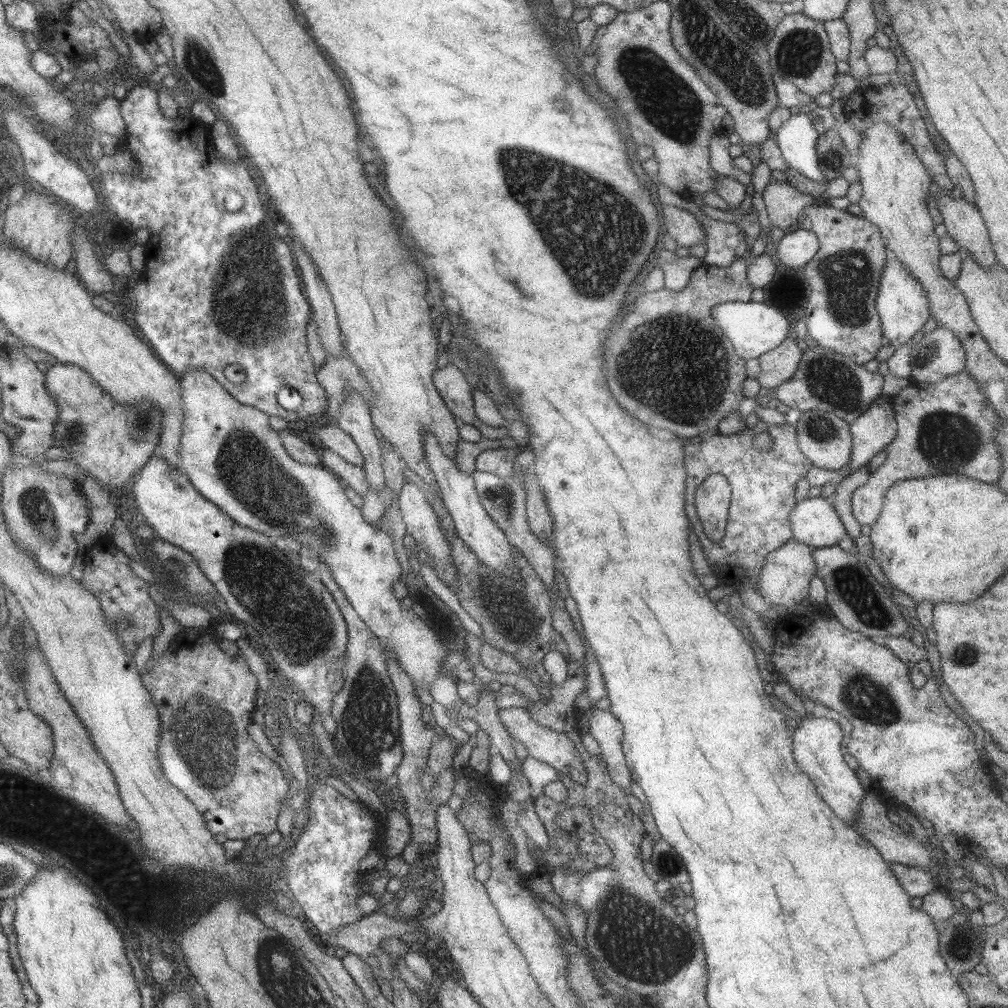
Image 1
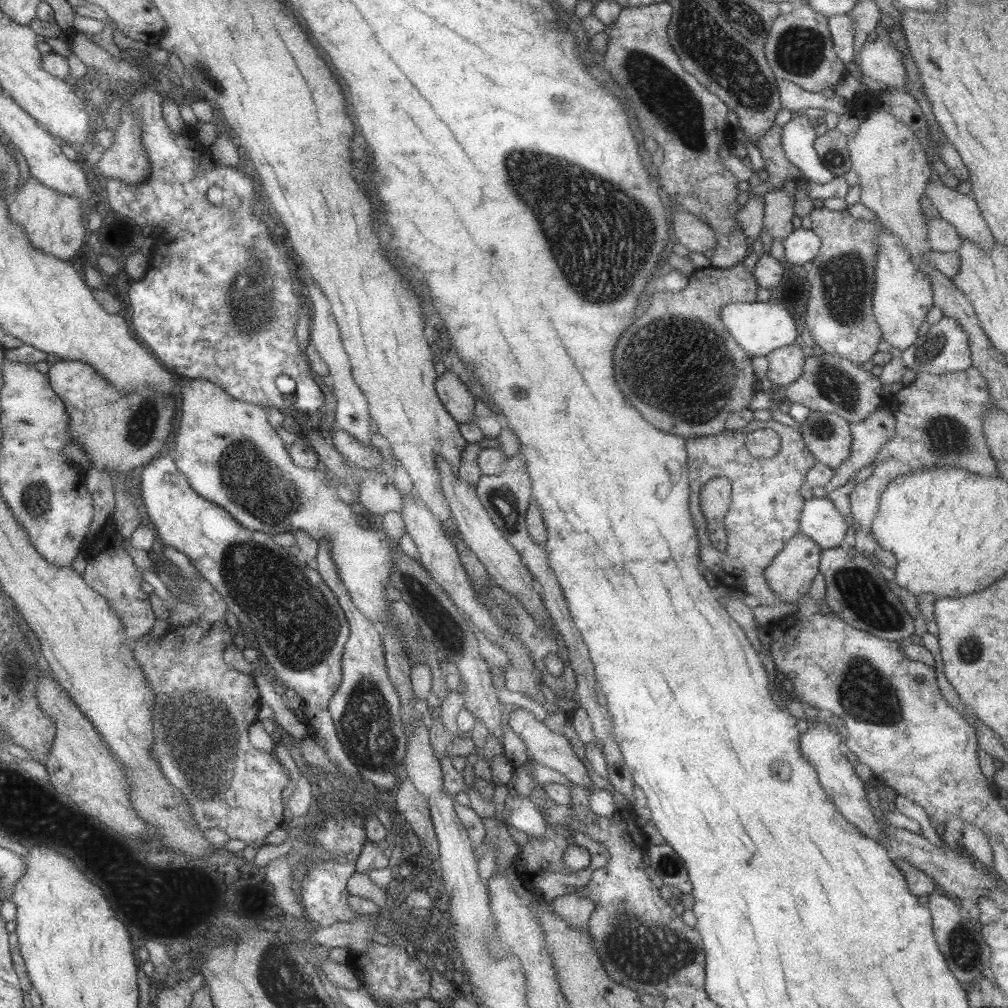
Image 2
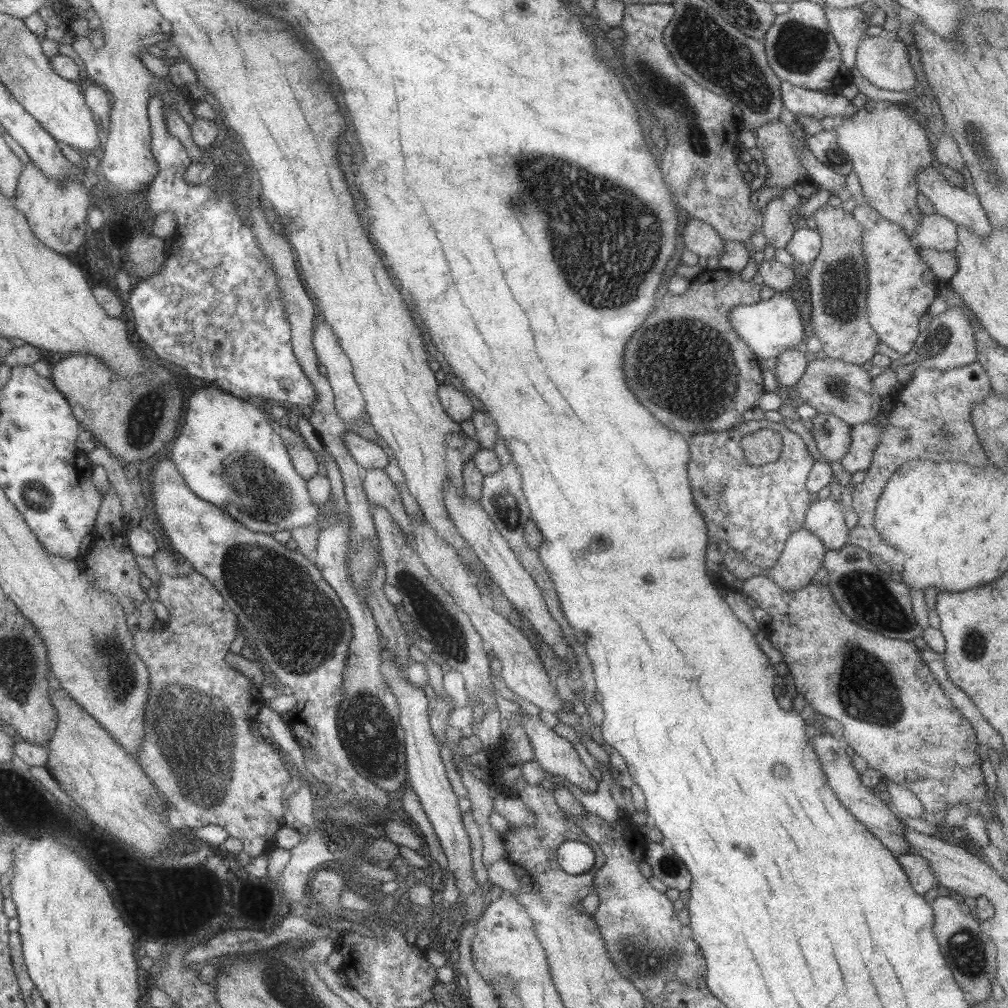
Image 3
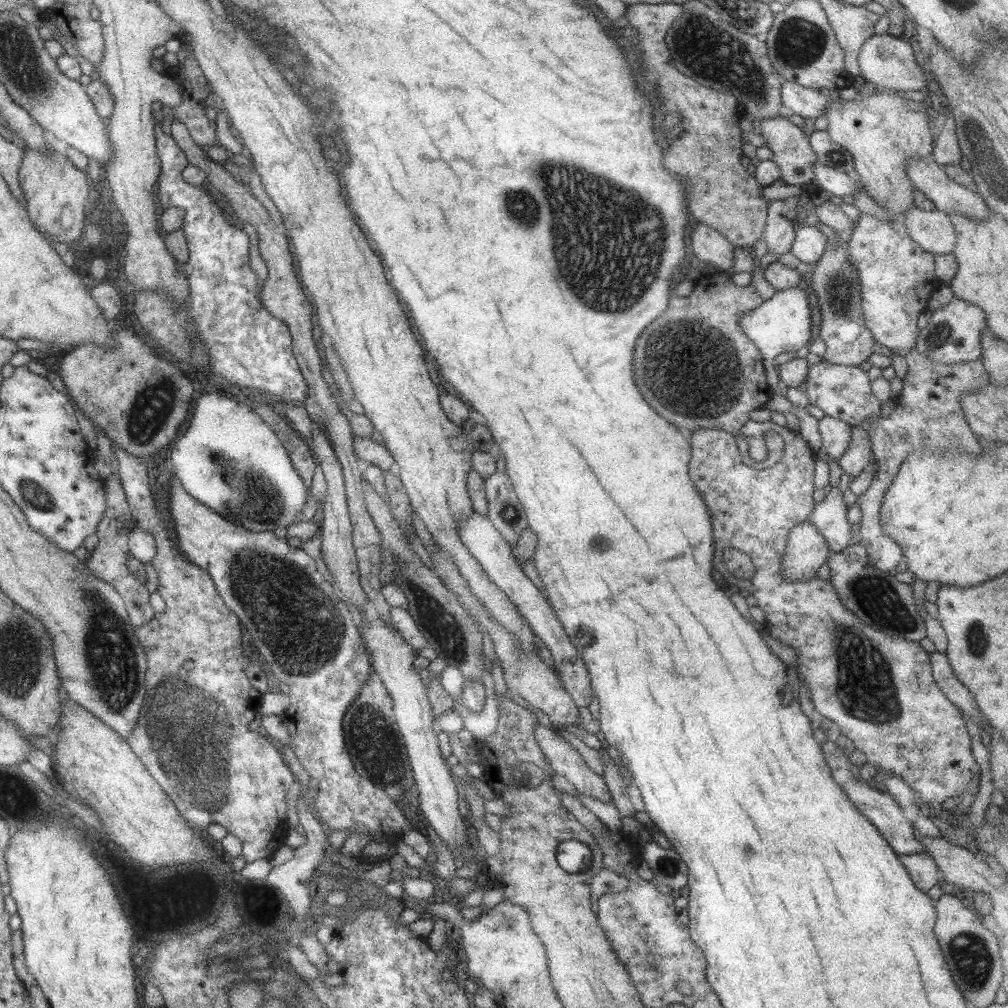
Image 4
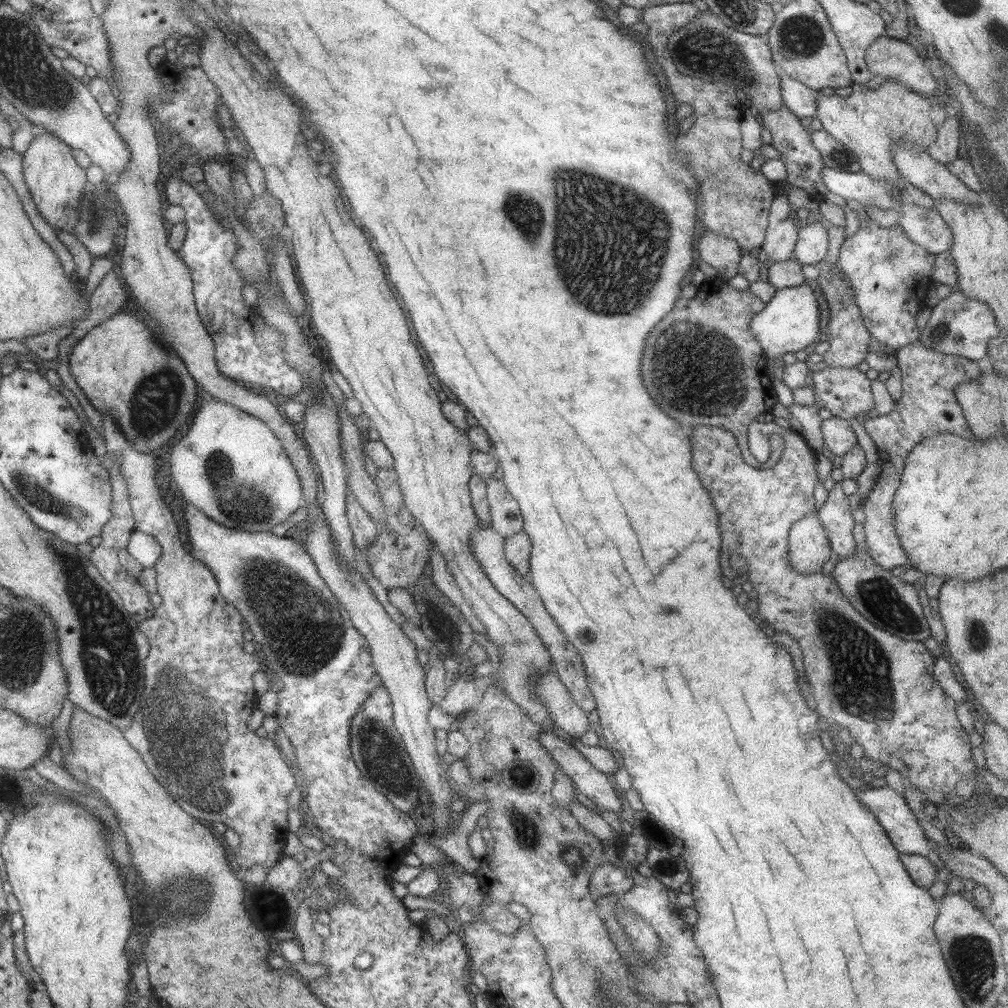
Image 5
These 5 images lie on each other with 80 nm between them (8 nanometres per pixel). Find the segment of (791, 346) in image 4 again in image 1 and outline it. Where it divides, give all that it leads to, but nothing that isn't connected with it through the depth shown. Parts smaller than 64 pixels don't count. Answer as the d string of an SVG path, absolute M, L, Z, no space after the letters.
M722 302L710 308L710 316L713 323L717 324L722 334L731 342L735 355L743 361L757 359L761 354L773 350L789 333L789 322L785 320L785 316L777 308L765 306L762 302Z

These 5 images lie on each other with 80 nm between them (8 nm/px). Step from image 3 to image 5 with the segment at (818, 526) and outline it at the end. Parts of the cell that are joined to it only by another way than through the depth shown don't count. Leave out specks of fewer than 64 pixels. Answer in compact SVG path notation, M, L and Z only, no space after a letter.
M837 481L833 488L828 490L828 495L822 506L815 512L817 520L821 523L821 528L826 532L830 547L839 558L852 555L856 547L851 535L851 530L853 530L855 524L851 518L851 510L846 495L841 491L841 482Z

